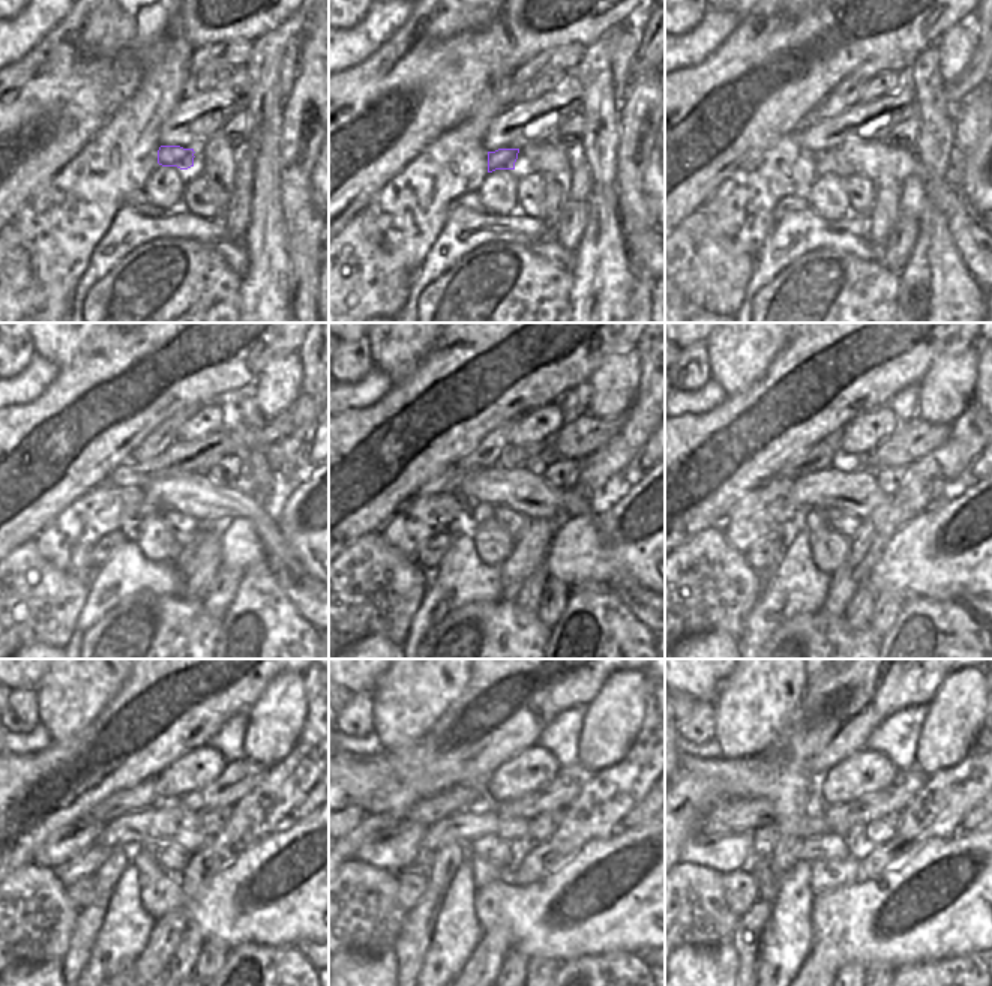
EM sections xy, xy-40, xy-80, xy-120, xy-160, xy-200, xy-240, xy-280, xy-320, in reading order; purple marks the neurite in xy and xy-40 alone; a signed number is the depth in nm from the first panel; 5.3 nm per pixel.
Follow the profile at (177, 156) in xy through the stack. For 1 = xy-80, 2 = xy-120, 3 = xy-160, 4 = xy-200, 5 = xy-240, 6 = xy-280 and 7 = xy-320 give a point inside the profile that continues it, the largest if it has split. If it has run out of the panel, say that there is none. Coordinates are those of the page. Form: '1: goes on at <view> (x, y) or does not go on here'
1: goes on at xy-80 (830, 161)
2: goes on at xy-120 (146, 509)
3: goes on at xy-160 (479, 512)
4: goes on at xy-200 (815, 521)
5: goes on at xy-240 (146, 866)
6: goes on at xy-280 (483, 871)
7: goes on at xy-320 (826, 875)

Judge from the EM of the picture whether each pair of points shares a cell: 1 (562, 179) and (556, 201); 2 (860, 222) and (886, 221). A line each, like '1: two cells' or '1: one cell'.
1: one cell
2: two cells

